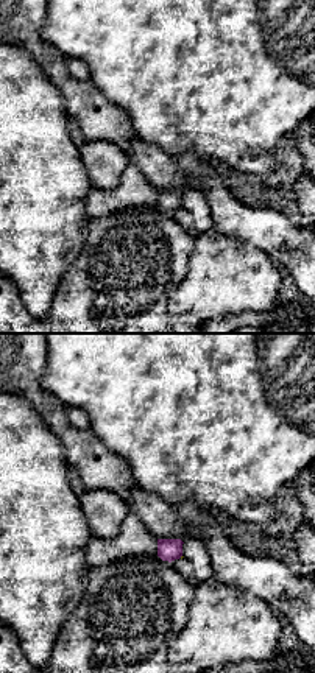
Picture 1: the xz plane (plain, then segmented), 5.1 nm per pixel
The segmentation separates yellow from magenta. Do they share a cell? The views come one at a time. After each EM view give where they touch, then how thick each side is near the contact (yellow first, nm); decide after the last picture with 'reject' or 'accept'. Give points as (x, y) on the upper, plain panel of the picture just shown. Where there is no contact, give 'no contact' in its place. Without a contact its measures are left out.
no contact

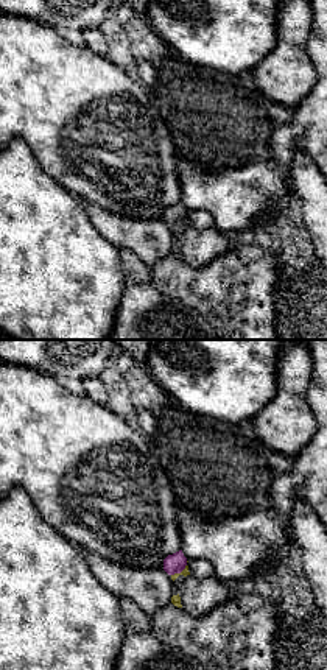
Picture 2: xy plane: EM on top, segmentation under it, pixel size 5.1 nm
meets yellow at (181, 223); 40 nm thick on the yellow side, 100 nm on the other

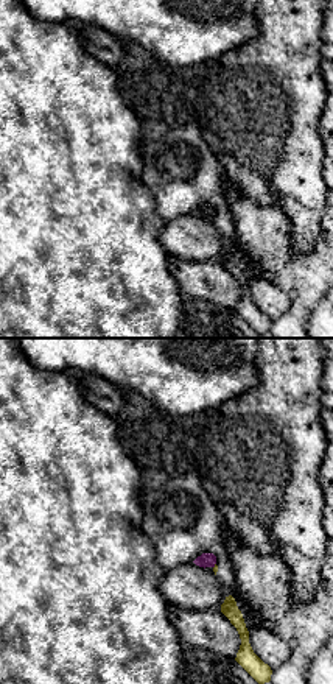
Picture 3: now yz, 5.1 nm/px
meets yellow at (215, 217); 30 nm thick on the yellow side, 80 nm on the other

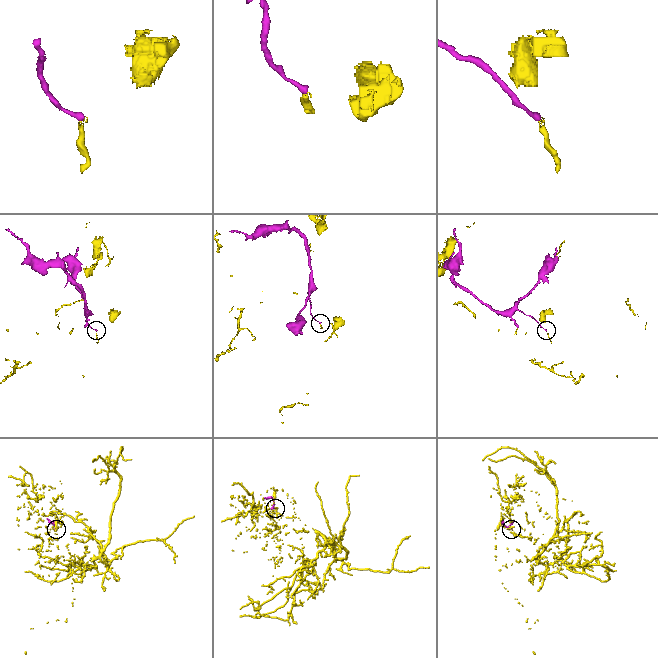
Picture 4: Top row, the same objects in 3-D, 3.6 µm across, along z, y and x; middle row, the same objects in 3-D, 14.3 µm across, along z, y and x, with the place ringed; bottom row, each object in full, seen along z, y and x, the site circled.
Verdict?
reject

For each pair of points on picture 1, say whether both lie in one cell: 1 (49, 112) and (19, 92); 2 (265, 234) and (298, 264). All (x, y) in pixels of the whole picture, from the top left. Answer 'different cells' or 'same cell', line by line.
1: same cell
2: same cell

